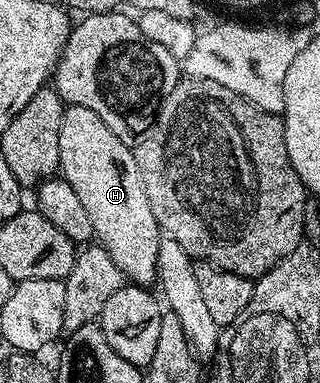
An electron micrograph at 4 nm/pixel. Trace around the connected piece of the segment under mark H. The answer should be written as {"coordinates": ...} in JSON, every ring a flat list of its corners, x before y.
{"coordinates":[[68,105,61,119,59,130,59,156,61,158,60,175,69,183,71,190,79,194,79,202,83,202,87,215,91,217,91,226,96,243,111,254,115,266,132,283,138,286,149,286,158,279,157,259,163,233,157,226,157,219,151,210,151,202,147,198,147,186,141,177,137,160,133,156,133,148,121,141,122,137,110,128,95,110,87,110,87,106]]}

